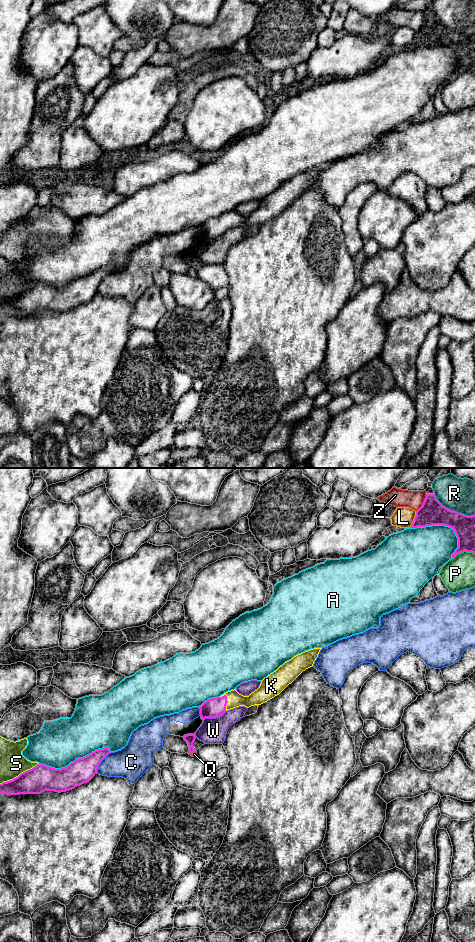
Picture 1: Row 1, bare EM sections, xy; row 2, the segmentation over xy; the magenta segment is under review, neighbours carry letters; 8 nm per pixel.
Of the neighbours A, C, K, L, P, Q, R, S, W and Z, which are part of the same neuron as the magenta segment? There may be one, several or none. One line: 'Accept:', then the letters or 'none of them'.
Accept: K, Q

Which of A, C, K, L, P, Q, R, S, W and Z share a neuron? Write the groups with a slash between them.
A / C / K Q / L / P / R / S / W / Z

